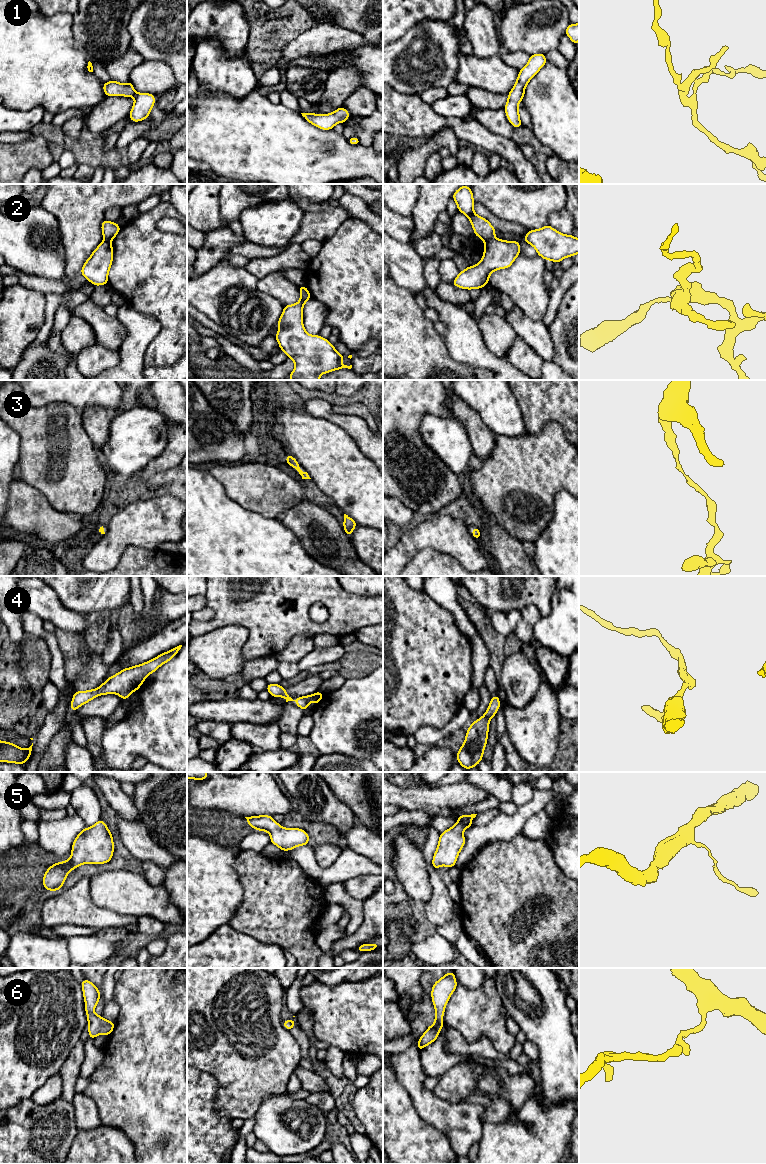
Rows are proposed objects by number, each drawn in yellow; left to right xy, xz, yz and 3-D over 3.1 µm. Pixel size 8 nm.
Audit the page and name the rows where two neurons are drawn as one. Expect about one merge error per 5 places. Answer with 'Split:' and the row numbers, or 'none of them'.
Split: 2

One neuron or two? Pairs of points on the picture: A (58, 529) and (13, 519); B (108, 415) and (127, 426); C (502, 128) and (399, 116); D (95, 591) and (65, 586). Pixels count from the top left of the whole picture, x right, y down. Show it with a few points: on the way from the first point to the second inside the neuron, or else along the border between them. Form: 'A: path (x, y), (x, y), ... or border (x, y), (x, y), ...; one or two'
A: path (47, 523), (42, 519), (24, 519); one
B: border (115, 414), (107, 440); two
C: border (476, 119), (489, 131), (504, 137); two
D: path (87, 592), (78, 600), (71, 594); one

